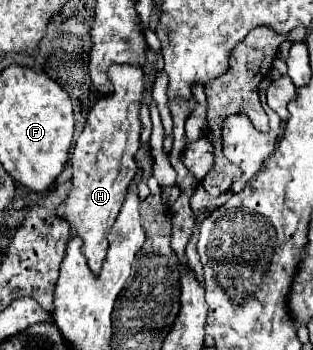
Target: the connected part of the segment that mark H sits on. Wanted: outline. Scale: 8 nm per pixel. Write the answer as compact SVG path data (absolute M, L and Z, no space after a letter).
M112 64L108 70L108 78L114 84L114 92L108 98L98 100L92 110L88 112L86 125L82 134L76 140L76 148L70 154L70 164L72 164L72 190L68 194L68 198L58 206L56 216L66 220L70 224L70 236L80 236L82 238L82 254L86 254L88 266L90 270L98 276L102 262L106 258L108 252L108 232L112 228L112 224L116 222L116 216L122 208L124 196L126 196L126 188L128 182L134 178L136 174L136 154L140 150L140 130L142 130L142 122L140 122L140 104L142 104L142 96L146 90L146 72L142 66L132 66L132 64Z

